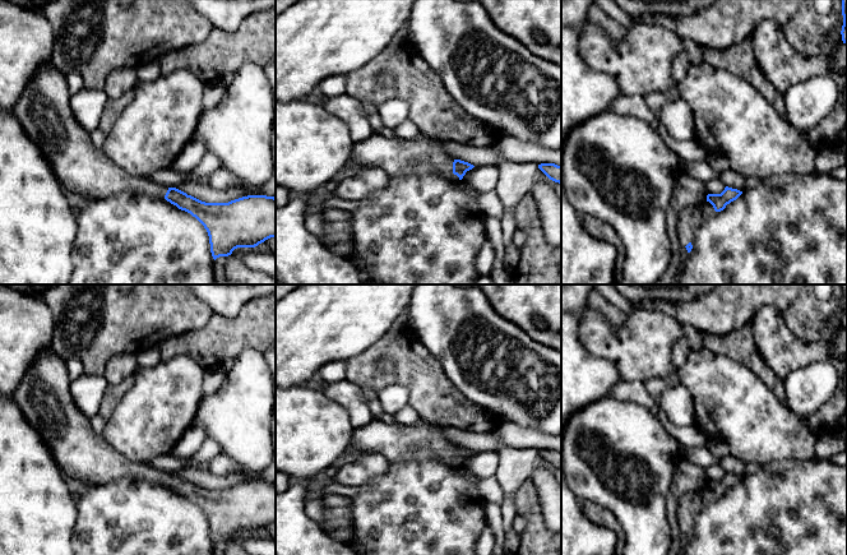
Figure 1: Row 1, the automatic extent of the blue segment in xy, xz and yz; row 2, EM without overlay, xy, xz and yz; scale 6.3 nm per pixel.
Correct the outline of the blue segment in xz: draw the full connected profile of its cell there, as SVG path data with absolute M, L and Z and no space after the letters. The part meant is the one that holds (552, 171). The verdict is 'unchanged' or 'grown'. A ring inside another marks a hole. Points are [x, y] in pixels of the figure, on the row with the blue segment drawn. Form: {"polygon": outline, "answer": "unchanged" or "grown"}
{"polygon": "M541 163L538 168L552 181L561 184L561 166L555 163Z", "answer": "unchanged"}

